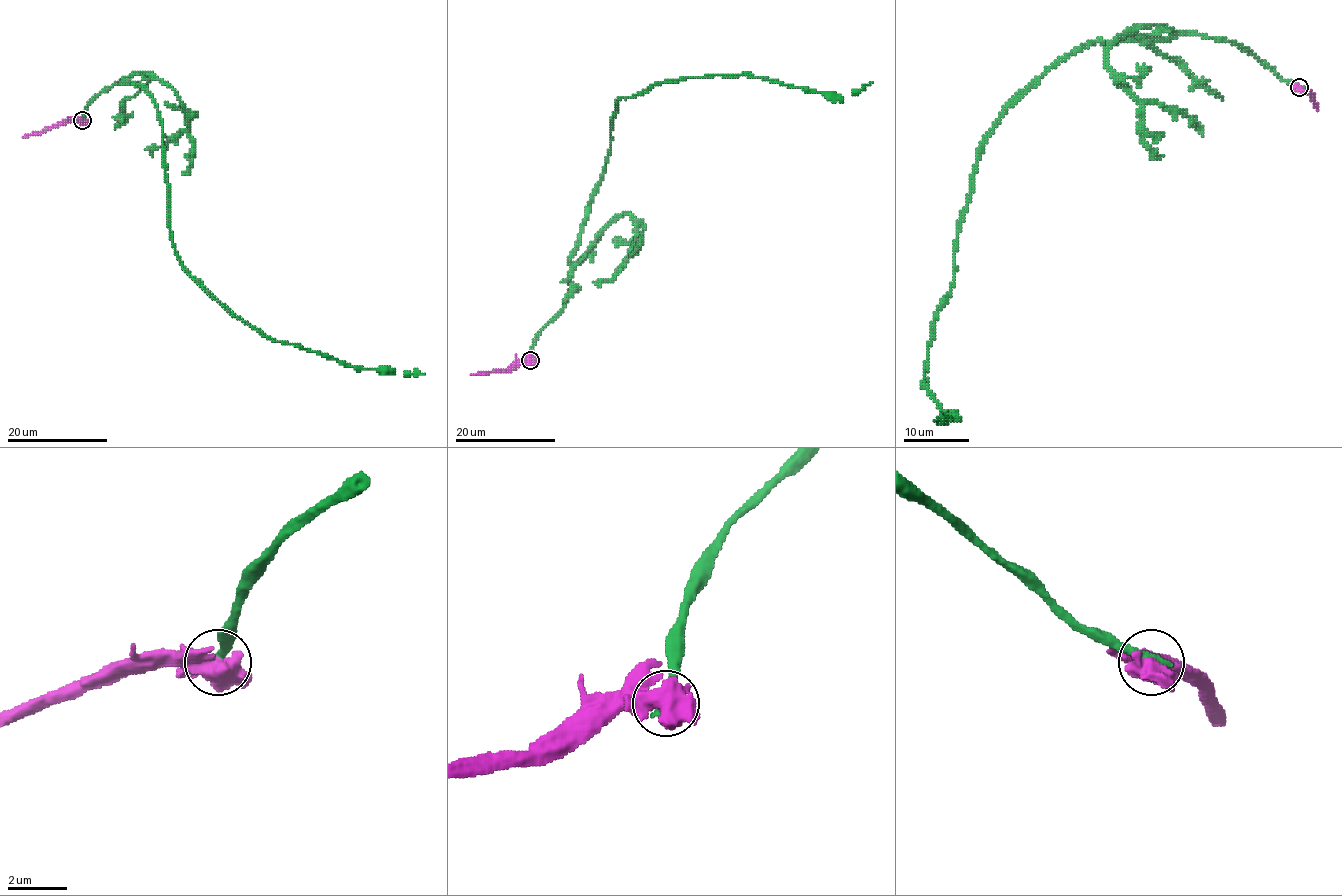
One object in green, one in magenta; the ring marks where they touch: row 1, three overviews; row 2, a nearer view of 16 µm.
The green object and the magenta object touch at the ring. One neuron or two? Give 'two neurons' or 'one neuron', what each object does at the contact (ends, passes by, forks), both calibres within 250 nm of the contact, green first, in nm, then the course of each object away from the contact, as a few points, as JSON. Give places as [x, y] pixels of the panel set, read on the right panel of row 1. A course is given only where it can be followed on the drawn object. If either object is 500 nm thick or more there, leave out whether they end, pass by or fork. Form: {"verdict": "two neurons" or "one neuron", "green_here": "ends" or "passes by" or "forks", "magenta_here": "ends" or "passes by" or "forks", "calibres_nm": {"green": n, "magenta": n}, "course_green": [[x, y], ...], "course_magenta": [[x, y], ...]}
{"verdict": "two neurons", "calibres_nm": {"green": 320, "magenta": 700}, "course_green": [[1298, 88], [1230, 40], [1195, 34], [1097, 40], [1054, 62], [984, 143], [925, 377], [953, 417], [933, 421]], "course_magenta": [[1298, 88], [1310, 94], [1316, 109]]}

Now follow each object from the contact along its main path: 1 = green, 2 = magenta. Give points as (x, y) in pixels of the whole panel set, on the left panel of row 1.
1: (82, 120), (123, 79), (154, 100), (173, 247), (233, 313), (275, 341), (363, 370), (424, 375)
2: (82, 120), (64, 120), (23, 136)

